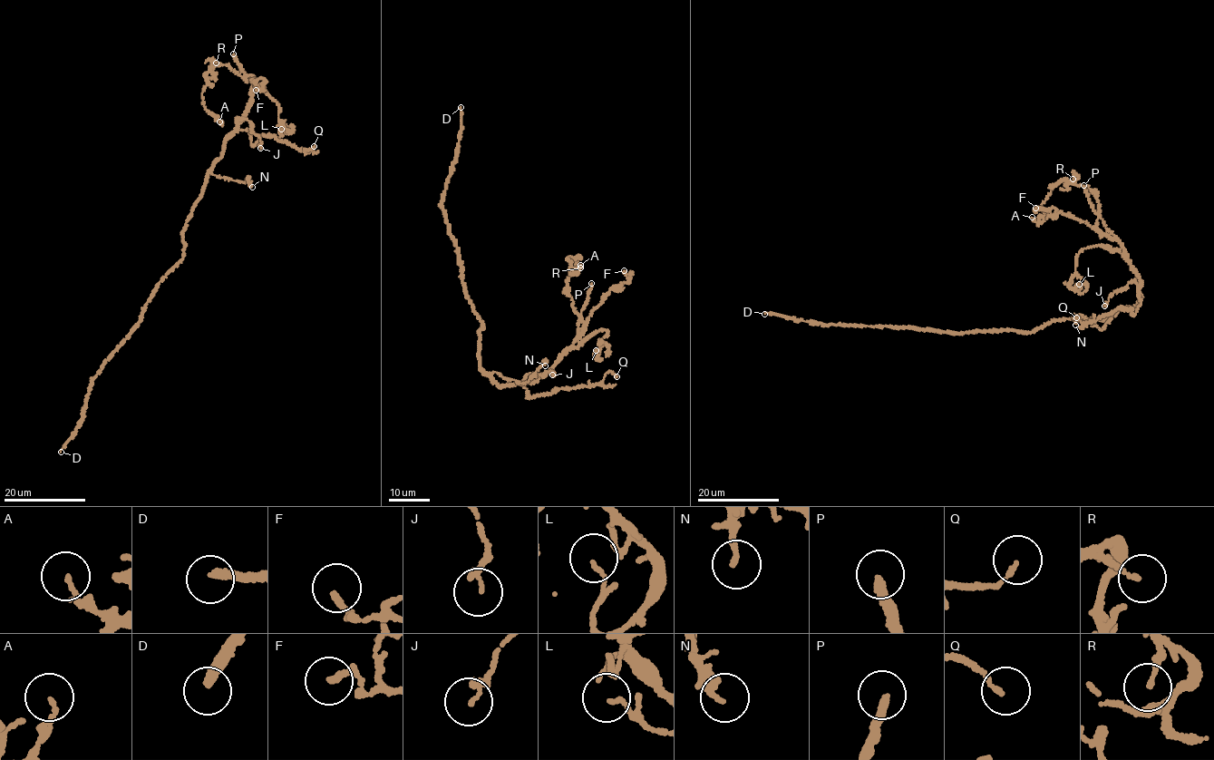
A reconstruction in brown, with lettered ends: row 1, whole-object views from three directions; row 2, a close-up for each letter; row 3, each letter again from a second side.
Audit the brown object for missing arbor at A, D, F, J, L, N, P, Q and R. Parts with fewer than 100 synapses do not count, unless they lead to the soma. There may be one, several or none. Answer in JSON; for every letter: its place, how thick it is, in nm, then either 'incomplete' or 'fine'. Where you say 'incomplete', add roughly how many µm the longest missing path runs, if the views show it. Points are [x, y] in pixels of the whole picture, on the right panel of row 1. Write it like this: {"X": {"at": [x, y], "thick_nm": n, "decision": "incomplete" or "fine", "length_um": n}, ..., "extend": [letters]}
{"A": {"at": [1032, 217], "thick_nm": 130, "decision": "fine"}, "D": {"at": [764, 314], "thick_nm": 280, "decision": "incomplete", "length_um": 200}, "F": {"at": [1035, 208], "thick_nm": 200, "decision": "fine"}, "J": {"at": [1104, 306], "thick_nm": 110, "decision": "fine"}, "L": {"at": [1079, 284], "thick_nm": 110, "decision": "fine"}, "N": {"at": [1075, 325], "thick_nm": 190, "decision": "fine"}, "P": {"at": [1083, 185], "thick_nm": 240, "decision": "incomplete", "length_um": 6}, "Q": {"at": [1076, 317], "thick_nm": 110, "decision": "fine"}, "R": {"at": [1073, 179], "thick_nm": 130, "decision": "fine"}, "extend": ["D", "P"]}

